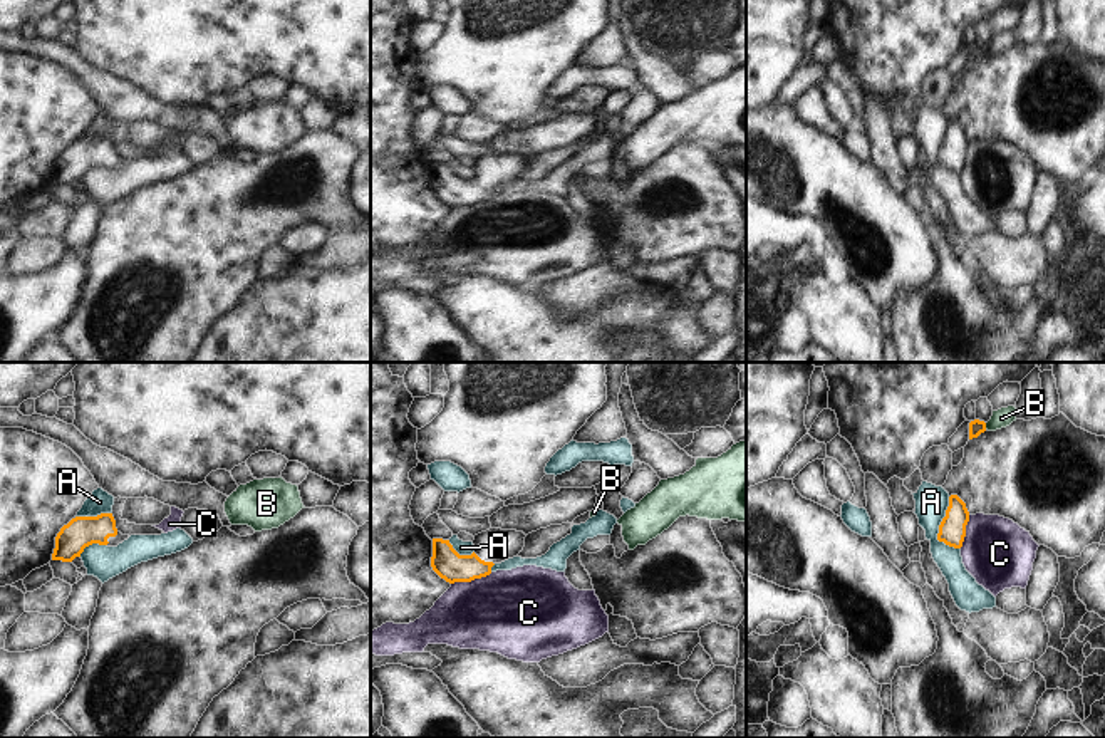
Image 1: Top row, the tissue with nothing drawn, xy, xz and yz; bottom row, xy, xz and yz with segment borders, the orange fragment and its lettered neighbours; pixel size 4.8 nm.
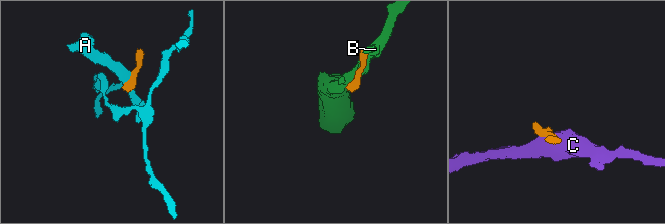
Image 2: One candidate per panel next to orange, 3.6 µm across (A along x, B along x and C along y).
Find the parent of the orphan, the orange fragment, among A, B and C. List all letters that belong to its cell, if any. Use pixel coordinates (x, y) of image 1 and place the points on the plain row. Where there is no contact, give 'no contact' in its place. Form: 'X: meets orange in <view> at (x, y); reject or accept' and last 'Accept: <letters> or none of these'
A: meets orange in yz at (939, 153); reject
B: meets orange in yz at (985, 51); reject
C: meets orange in xz at (472, 203); reject
Accept: none of these

